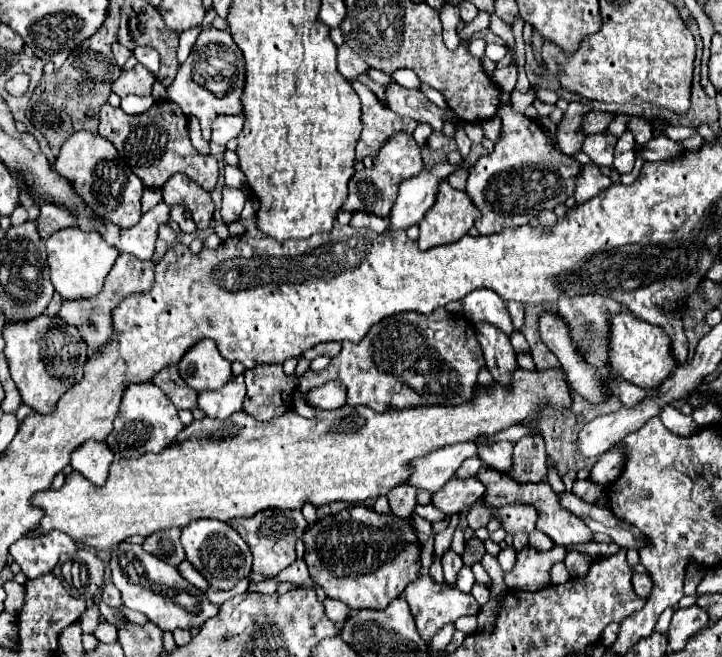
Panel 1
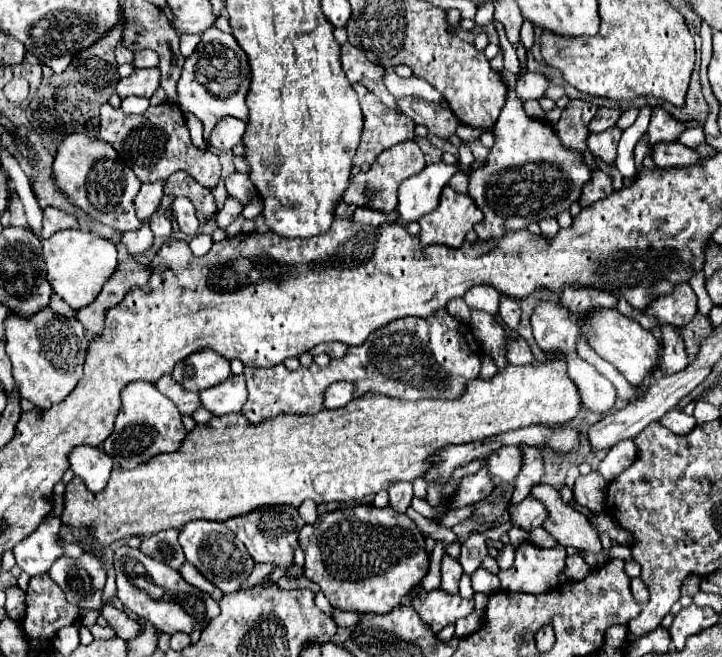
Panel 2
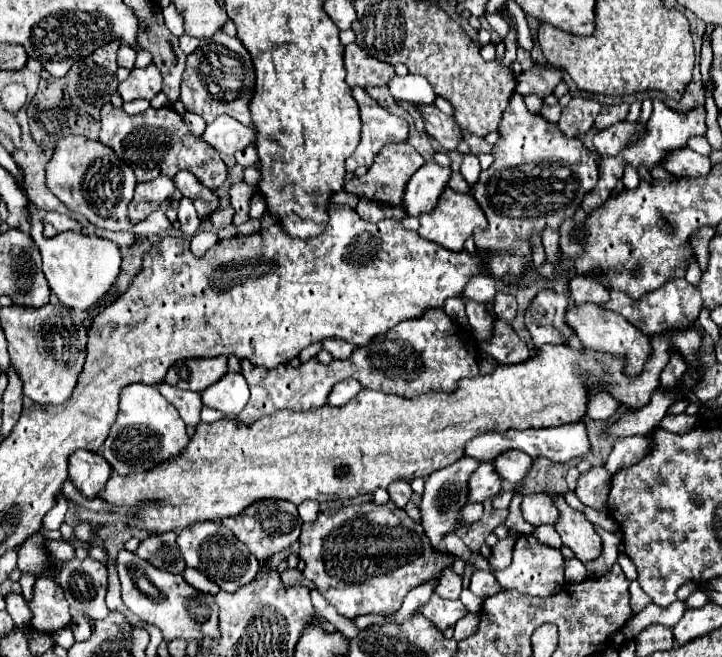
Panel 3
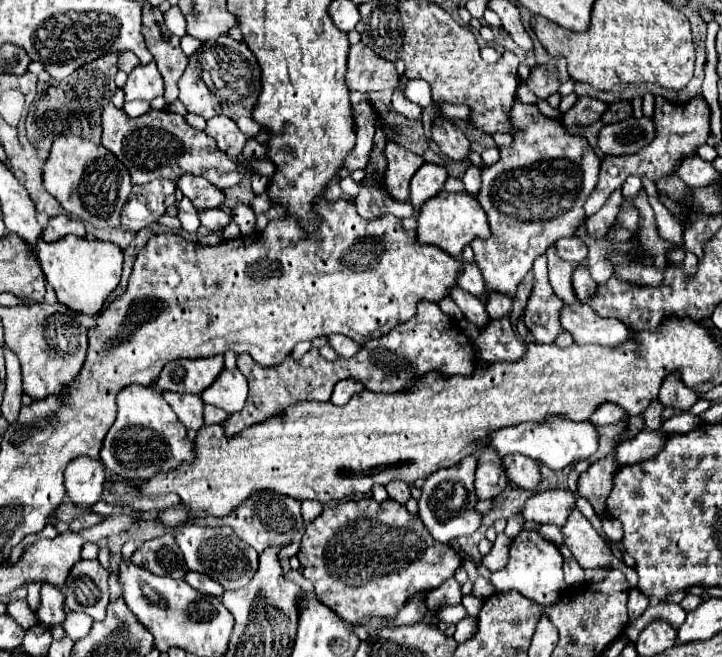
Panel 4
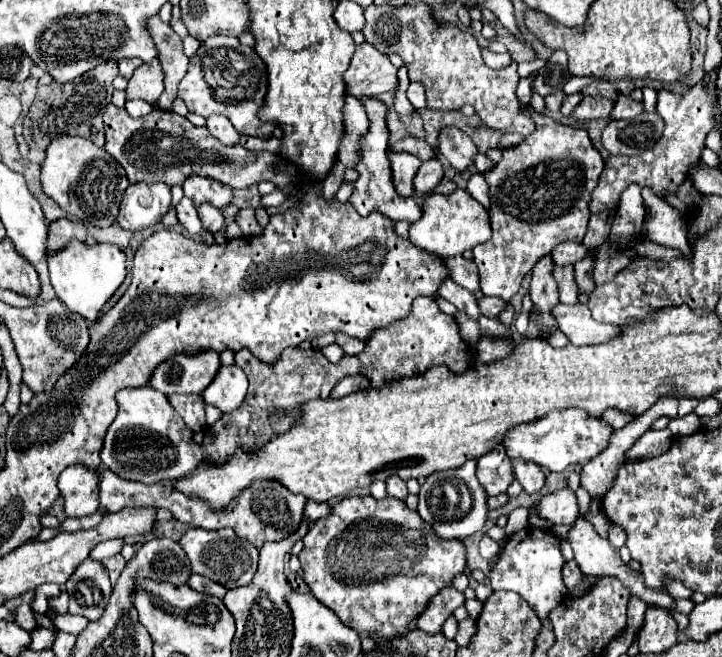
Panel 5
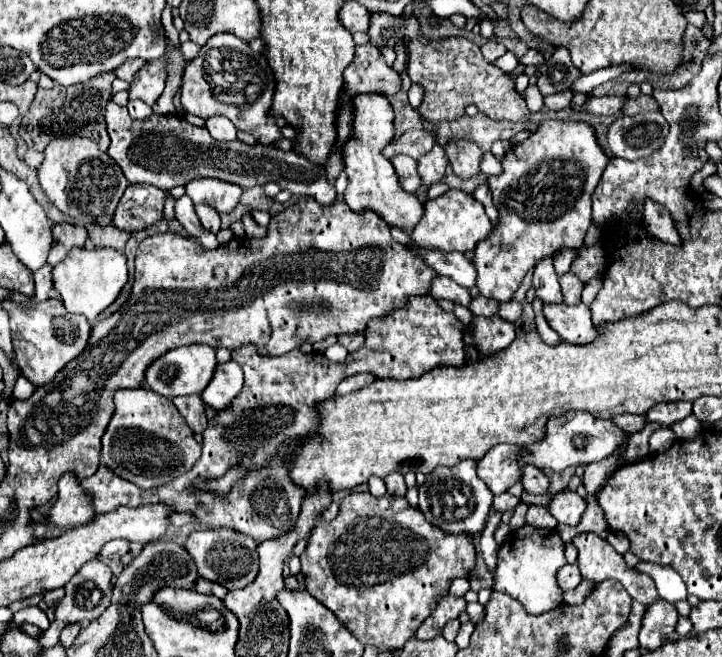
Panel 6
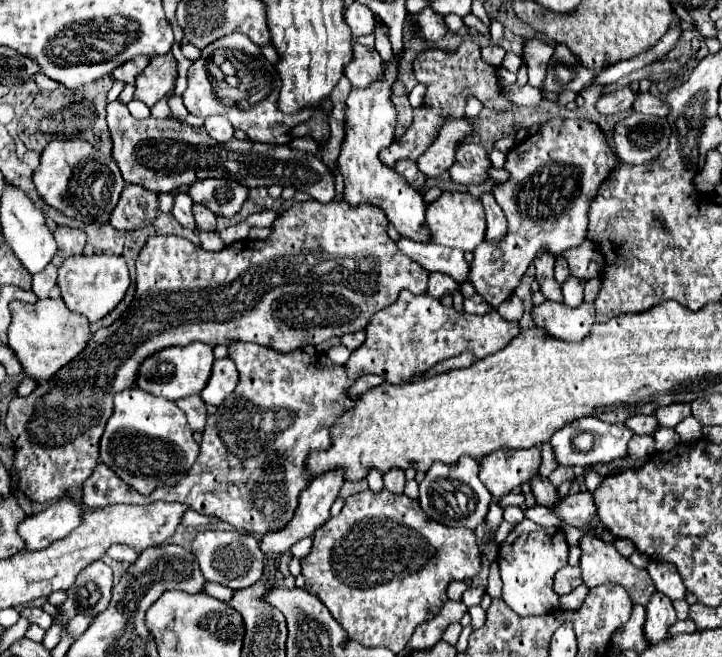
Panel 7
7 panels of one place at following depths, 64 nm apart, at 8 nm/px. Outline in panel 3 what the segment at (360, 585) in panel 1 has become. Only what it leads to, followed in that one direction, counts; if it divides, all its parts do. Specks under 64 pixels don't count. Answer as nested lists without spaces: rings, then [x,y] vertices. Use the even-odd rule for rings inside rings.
[[[364,502],[320,512],[314,522],[302,524],[298,556],[306,562],[304,576],[316,584],[316,590],[324,596],[328,604],[338,610],[338,614],[350,620],[372,612],[392,616],[412,588],[430,580],[440,580],[442,572],[446,568],[452,568],[454,564],[454,556],[432,548],[422,524],[412,520],[398,506],[392,506],[392,502],[386,502],[382,506],[374,502]]]

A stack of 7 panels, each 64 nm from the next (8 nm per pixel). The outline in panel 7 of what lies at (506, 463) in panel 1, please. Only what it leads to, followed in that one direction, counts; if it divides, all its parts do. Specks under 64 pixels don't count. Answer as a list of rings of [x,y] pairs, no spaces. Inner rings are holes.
[[[534,476],[534,478],[530,480],[530,486],[532,486],[532,494],[534,494],[534,498],[536,498],[538,504],[548,506],[548,508],[552,510],[552,506],[556,506],[556,502],[560,502],[558,490],[556,490],[546,478]]]

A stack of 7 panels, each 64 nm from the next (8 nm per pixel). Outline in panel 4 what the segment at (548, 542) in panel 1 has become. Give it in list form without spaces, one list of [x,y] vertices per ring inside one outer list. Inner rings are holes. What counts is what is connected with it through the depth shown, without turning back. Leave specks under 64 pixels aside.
[[[540,526],[540,530],[538,530],[546,540],[550,540],[552,544],[556,544],[556,546],[562,546],[564,542],[562,542],[562,530],[558,528],[558,526]]]

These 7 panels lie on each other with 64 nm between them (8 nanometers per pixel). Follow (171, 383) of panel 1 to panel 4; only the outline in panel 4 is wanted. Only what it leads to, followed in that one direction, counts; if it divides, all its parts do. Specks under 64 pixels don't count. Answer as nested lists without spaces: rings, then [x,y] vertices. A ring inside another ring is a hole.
[[[164,392],[164,400],[172,406],[178,420],[188,430],[200,430],[204,426],[204,402],[200,394],[178,394],[178,392]]]

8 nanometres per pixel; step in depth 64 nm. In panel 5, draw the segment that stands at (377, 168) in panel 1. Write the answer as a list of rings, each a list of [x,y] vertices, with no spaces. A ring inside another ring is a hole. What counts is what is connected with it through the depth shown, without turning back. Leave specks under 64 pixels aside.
[[[390,152],[388,154],[390,164],[392,164],[392,174],[396,180],[396,190],[400,196],[412,196],[414,194],[414,176],[416,170],[420,168],[420,160],[412,154],[400,154],[400,152]]]

